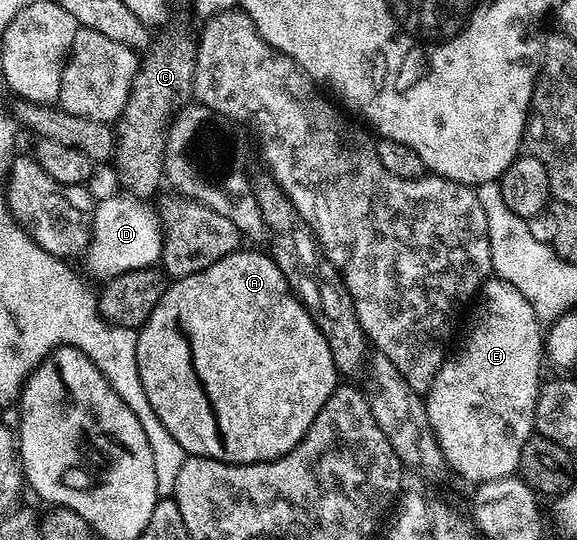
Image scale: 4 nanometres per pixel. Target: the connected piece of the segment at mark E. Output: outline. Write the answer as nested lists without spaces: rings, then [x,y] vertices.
[[[496,276],[490,277],[479,291],[481,303],[477,319],[457,351],[442,362],[428,394],[424,395],[427,416],[441,446],[448,467],[462,474],[472,484],[507,478],[518,473],[520,452],[529,437],[535,433],[537,395],[542,385],[543,326],[531,304],[511,283]]]

